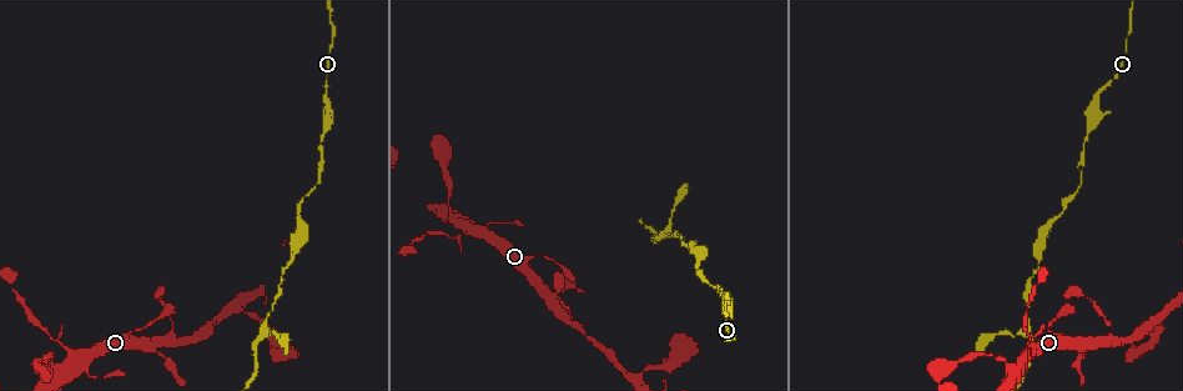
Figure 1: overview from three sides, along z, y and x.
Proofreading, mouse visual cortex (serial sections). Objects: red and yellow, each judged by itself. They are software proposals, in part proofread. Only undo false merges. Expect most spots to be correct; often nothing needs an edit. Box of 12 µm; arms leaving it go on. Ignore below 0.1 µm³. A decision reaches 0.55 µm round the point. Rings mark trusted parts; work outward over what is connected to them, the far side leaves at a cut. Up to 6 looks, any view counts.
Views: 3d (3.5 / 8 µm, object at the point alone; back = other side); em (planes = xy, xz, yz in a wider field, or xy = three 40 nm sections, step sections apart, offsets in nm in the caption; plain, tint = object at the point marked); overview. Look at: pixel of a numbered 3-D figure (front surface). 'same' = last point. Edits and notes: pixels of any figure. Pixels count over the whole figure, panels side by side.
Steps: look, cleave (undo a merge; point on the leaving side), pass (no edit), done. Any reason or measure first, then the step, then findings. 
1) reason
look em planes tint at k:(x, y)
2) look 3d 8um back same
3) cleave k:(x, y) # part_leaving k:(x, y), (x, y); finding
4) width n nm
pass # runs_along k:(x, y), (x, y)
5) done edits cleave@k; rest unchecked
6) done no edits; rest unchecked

three-way junction
look 3d 8um at 1:(632, 374)

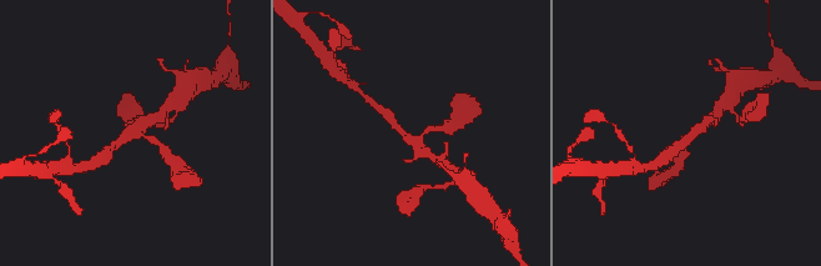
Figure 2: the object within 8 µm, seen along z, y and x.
need the tissue
look em xy step 1 tint at 2:(695, 136)

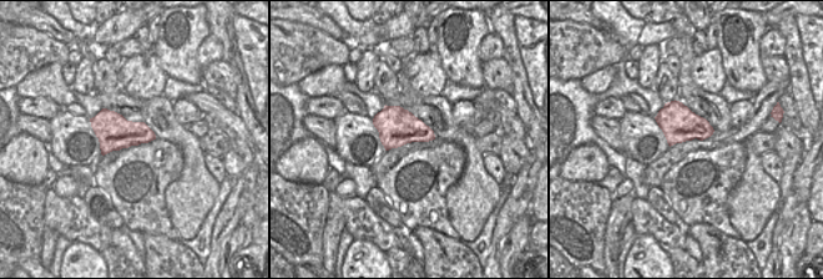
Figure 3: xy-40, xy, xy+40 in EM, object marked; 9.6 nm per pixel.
pass # continuous, no second cell

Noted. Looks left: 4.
sudden change in width
look 3d 3.5um at 1:(293, 252)

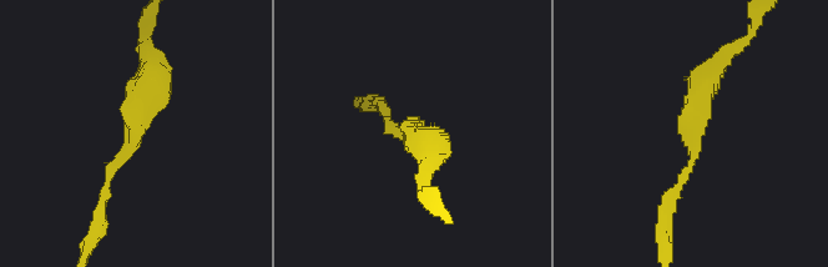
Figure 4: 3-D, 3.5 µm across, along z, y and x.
arm_widths 150, 350 nm; need the tissue
look em xy step 1 tint at 4:(409, 132)

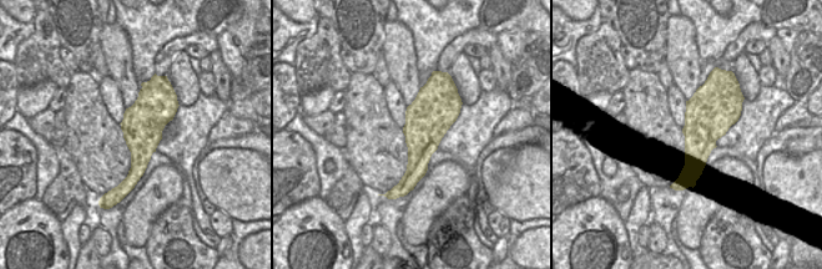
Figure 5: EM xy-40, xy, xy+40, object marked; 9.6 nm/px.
pass # runs_along 5:(152, 84), (139, 166), (125, 187); continuous, no second cell

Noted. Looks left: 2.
sharp bend
look em xy step 2 tint at 1:(263, 332)

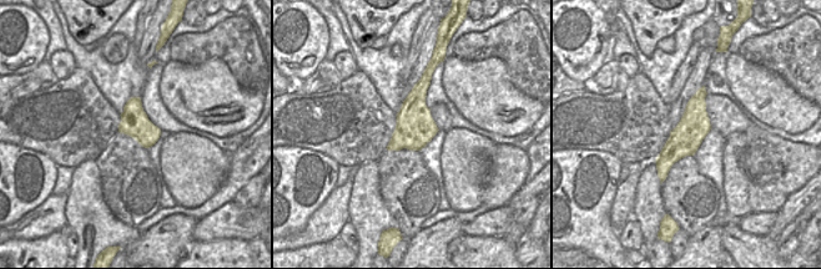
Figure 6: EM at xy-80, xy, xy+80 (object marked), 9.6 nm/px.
see where the arms go
look 3d 3.5um same

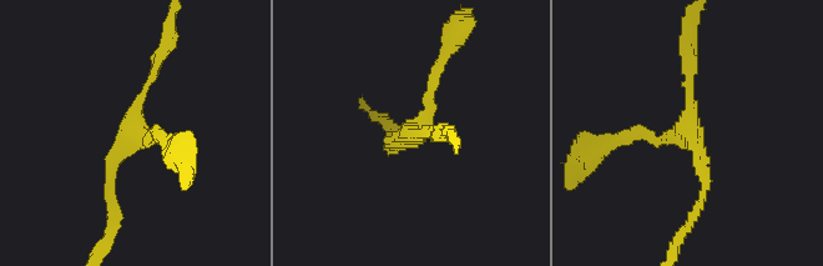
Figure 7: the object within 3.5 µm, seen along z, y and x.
pass # runs_along 6:(701, 91), (695, 125), (661, 173); one cell here

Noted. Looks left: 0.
done no edits; rest unchecked

